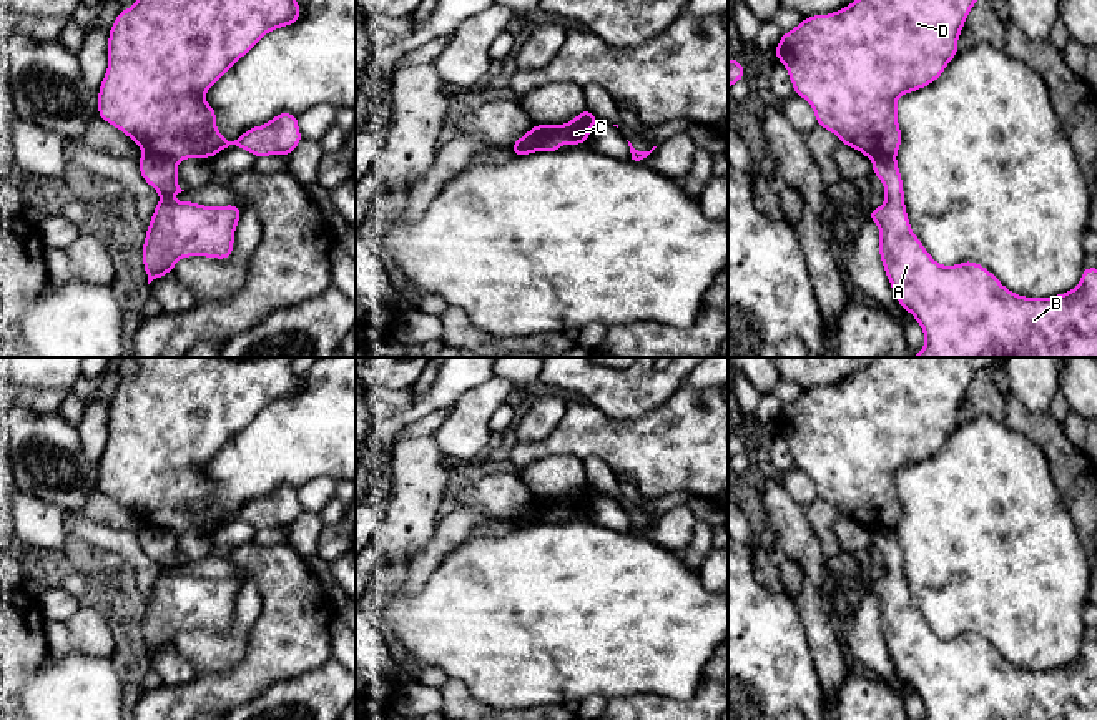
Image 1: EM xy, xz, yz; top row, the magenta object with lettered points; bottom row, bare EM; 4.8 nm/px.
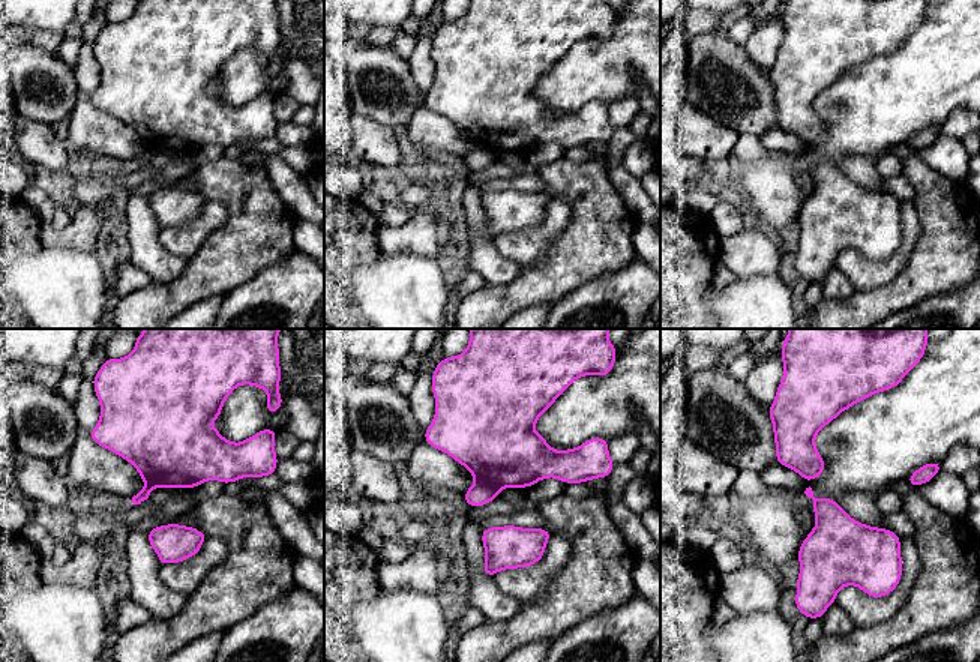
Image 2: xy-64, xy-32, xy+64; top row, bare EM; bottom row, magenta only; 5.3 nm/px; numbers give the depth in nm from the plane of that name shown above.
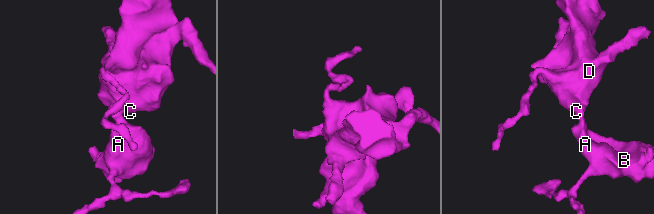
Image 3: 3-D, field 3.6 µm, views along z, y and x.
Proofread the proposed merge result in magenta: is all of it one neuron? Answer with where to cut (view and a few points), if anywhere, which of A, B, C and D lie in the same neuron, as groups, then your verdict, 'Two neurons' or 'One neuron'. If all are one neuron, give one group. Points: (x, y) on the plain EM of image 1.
Split along xy (145, 524), (163, 527), (175, 536). Groups: A B / C D. Two neurons

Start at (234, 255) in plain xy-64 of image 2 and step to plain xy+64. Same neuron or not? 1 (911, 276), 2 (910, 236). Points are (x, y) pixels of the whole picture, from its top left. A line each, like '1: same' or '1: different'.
1: same
2: different

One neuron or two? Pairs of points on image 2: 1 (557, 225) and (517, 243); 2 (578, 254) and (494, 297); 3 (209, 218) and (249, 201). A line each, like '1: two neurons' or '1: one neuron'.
1: one neuron
2: one neuron
3: two neurons

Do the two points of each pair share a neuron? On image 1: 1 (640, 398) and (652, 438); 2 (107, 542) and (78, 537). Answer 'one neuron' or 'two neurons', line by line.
1: two neurons
2: one neuron

